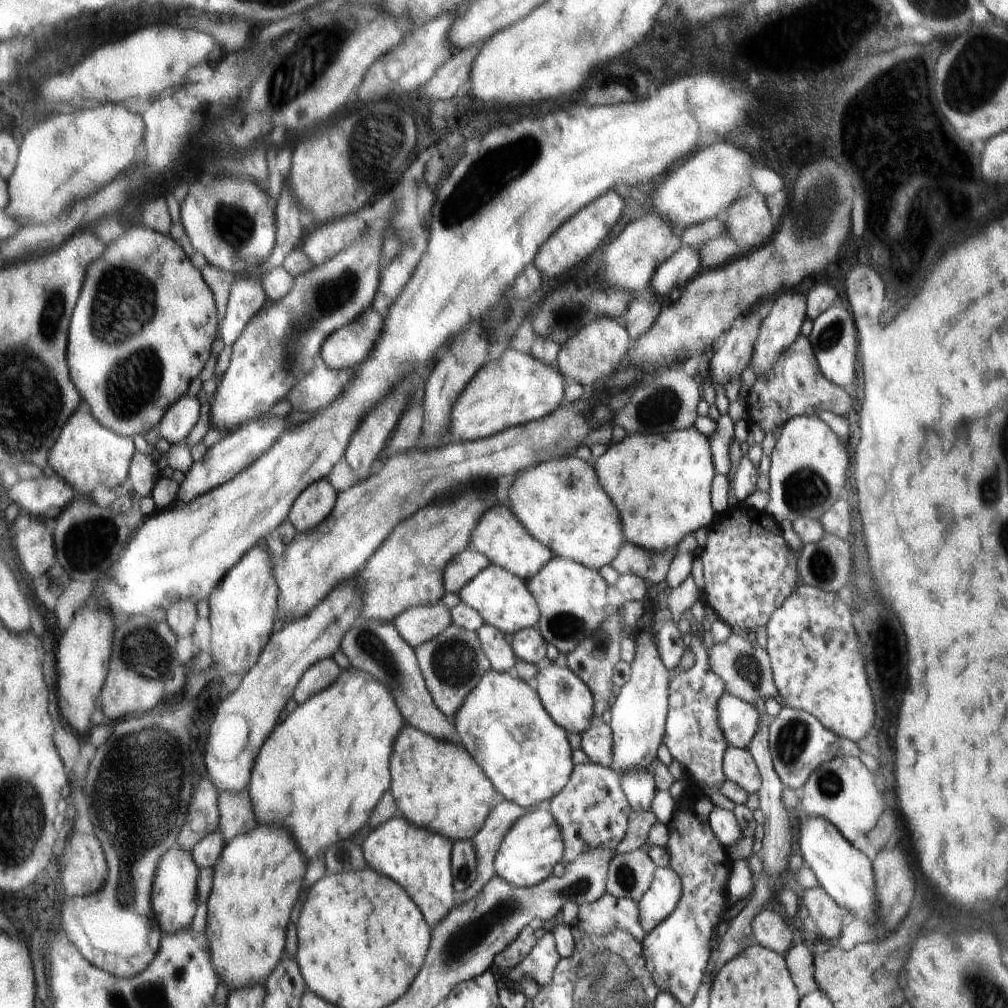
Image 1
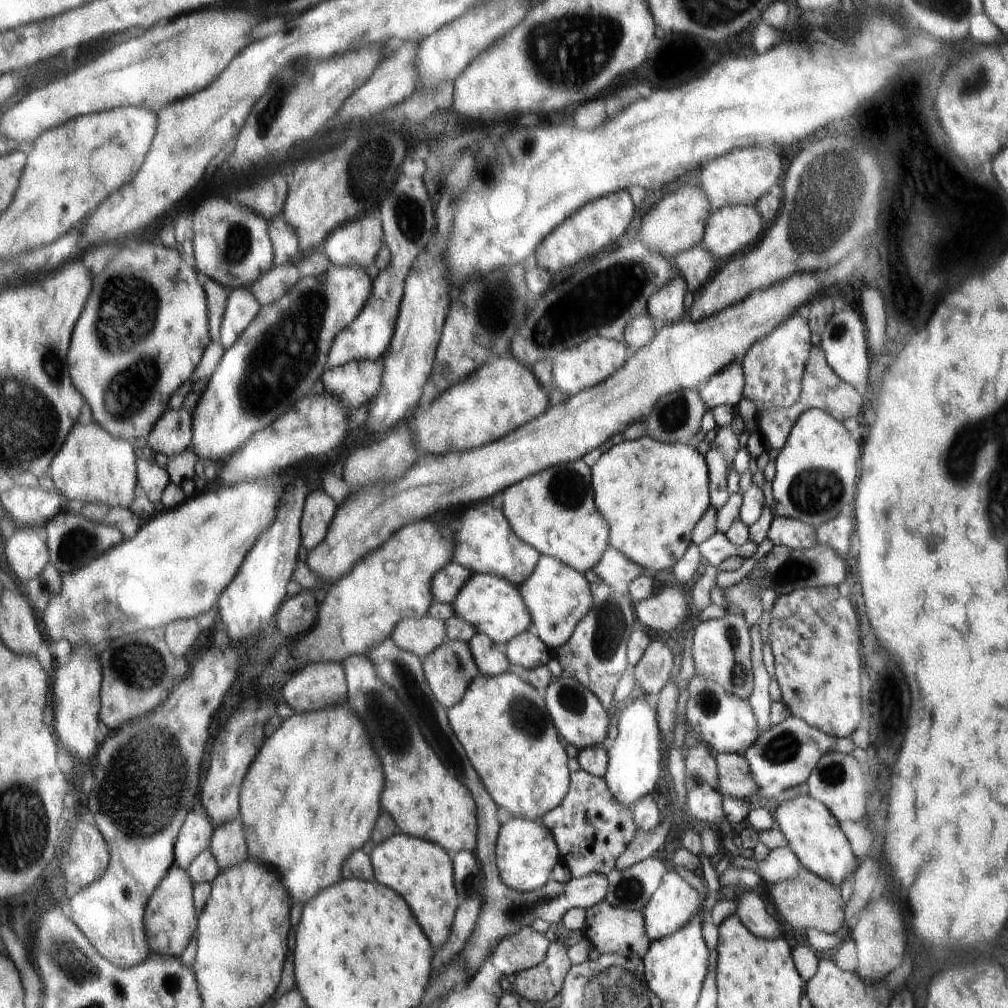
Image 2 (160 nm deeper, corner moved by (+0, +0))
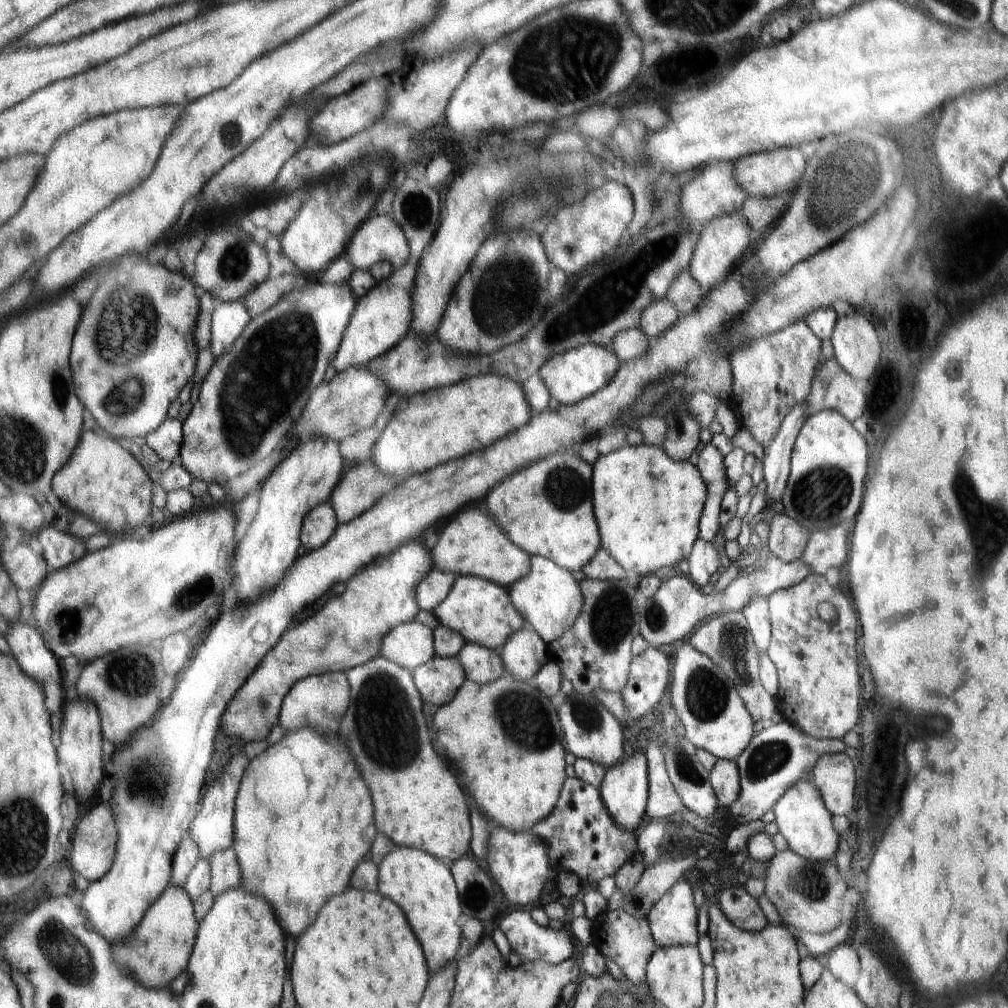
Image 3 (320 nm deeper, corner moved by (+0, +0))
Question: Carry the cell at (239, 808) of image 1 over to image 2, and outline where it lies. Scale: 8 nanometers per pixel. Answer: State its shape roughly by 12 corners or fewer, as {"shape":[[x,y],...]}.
{"shape":[[241,819],[216,827],[209,849],[220,873],[246,860]]}

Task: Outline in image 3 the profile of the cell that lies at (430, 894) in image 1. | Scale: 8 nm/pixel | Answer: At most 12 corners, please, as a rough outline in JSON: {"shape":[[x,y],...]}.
{"shape":[[396,848],[380,892],[414,922],[430,974],[460,946],[460,892],[442,860]]}

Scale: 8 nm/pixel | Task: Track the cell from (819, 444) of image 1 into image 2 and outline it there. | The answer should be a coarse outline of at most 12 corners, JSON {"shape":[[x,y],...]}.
{"shape":[[811,408],[775,465],[776,516],[817,529],[854,502],[860,446]]}

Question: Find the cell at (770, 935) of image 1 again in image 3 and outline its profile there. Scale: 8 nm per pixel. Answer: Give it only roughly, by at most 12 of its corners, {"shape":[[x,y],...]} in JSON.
{"shape":[[743,887],[715,898],[730,922],[758,932],[769,924],[758,900]]}

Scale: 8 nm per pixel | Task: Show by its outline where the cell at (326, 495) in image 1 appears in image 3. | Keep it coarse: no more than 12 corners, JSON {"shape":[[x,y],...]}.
{"shape":[[322,503],[305,518],[302,546],[324,546],[336,528],[336,516]]}

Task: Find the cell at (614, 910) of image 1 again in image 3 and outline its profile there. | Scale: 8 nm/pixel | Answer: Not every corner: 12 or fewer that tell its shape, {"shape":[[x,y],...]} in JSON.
{"shape":[[591,911],[600,954],[644,985],[656,950],[647,919]]}

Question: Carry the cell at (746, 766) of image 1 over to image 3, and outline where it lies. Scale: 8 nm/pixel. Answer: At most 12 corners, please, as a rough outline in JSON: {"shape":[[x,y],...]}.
{"shape":[[717,759],[710,782],[718,806],[729,808],[741,794],[737,762]]}

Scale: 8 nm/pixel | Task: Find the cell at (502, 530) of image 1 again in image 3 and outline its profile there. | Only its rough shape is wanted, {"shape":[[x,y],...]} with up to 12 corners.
{"shape":[[461,510],[432,548],[433,569],[509,590],[532,556],[488,511]]}

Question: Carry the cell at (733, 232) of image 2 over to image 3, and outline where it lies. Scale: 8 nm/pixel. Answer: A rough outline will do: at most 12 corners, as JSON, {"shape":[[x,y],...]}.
{"shape":[[740,216],[700,227],[690,276],[708,292],[744,254],[750,226]]}

